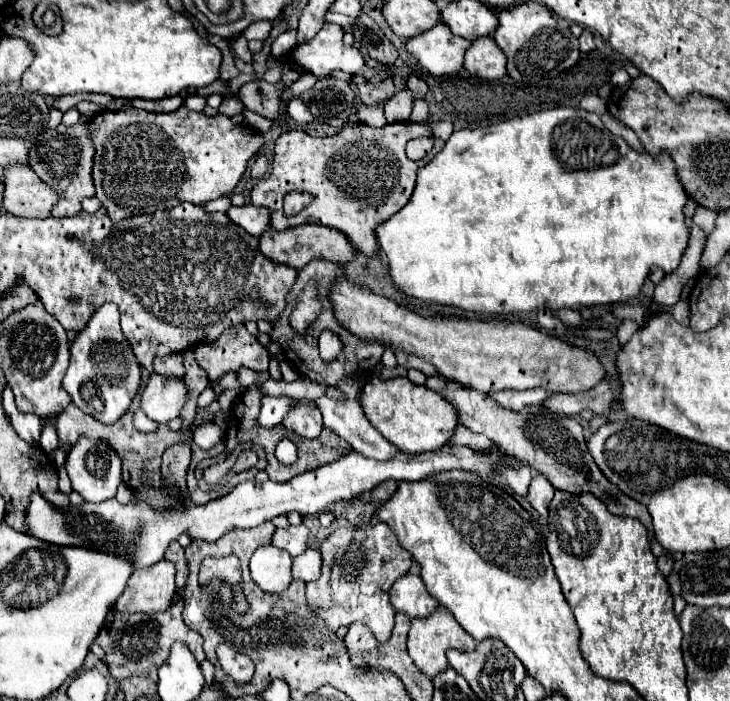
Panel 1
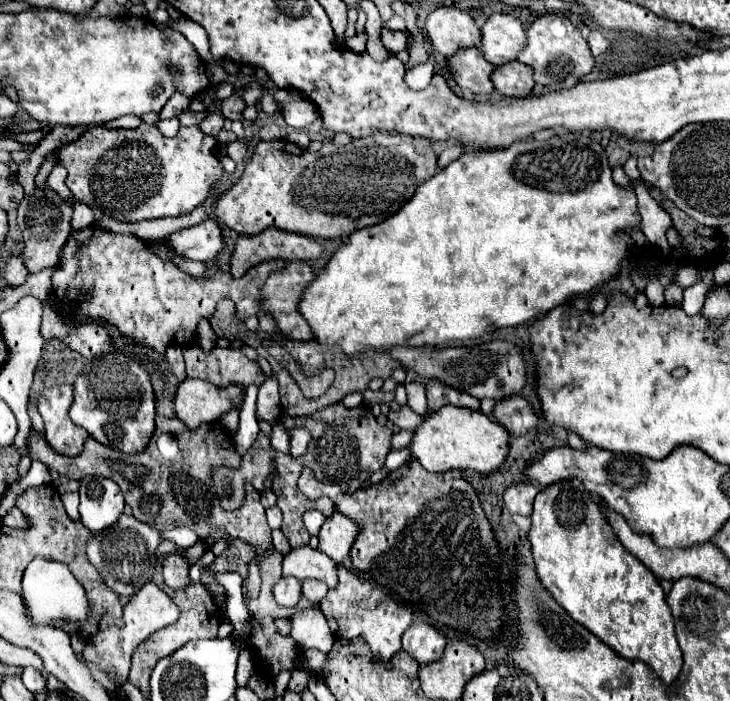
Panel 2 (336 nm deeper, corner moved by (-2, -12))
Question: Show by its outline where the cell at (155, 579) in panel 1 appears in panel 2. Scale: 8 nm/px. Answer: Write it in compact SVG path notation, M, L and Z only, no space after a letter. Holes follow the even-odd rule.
M147 582L141 586L141 590L131 598L131 602L123 608L123 628L115 628L115 630L103 630L99 634L95 634L83 650L83 660L95 664L101 672L107 672L107 668L113 668L117 674L117 682L125 684L127 682L127 674L129 674L129 666L131 666L131 654L133 650L145 640L149 638L149 634L171 626L175 620L179 618L179 608L177 604L163 592L159 590L153 582Z

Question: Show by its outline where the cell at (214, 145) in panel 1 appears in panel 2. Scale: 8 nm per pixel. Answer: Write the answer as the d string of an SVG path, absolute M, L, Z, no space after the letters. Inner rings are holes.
M141 124L135 130L113 130L105 126L89 128L79 140L53 152L55 164L67 168L67 188L75 200L121 222L139 222L165 216L181 216L205 202L211 186L223 176L223 166L215 158L217 140L201 132L199 126L181 126L177 136L163 136L157 126Z

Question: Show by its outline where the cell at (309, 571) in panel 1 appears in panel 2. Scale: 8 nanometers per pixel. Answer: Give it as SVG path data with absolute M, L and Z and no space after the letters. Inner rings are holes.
M305 580L301 584L303 584L303 596L313 604L319 604L327 594L327 586L319 580Z

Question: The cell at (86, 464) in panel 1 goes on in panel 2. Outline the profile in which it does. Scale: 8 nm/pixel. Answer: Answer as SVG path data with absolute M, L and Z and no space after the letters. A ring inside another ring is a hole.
M95 478L91 482L81 480L81 522L91 532L101 532L113 526L123 514L125 500L121 488L107 478Z

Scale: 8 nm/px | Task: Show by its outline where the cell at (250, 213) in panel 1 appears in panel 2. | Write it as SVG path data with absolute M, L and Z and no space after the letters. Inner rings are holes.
M205 220L197 226L181 228L165 236L165 242L179 256L189 260L203 260L203 262L213 260L225 246L221 238L221 230L213 220Z

